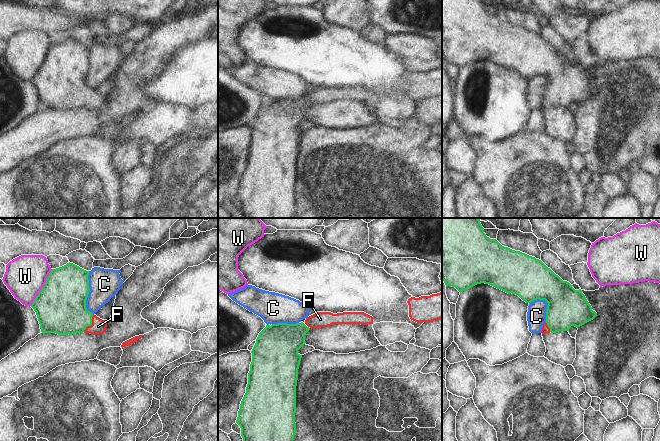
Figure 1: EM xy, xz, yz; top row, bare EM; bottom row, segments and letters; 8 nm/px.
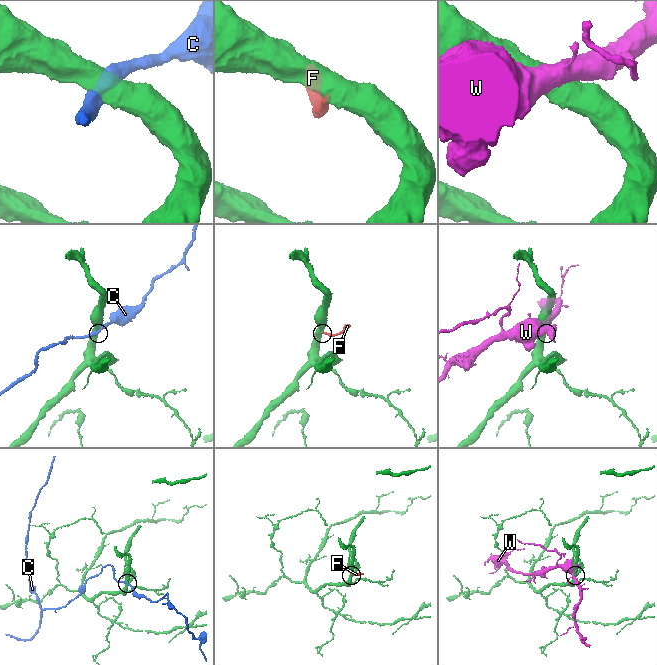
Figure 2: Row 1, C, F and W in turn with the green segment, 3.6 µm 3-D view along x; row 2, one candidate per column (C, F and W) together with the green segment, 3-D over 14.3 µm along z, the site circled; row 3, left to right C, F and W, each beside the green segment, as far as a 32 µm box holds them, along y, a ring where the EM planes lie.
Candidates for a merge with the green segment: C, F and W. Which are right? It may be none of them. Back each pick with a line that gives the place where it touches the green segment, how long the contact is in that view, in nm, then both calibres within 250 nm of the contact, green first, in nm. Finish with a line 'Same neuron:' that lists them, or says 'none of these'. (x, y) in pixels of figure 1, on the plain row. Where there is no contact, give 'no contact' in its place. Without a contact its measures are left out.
F: xy (91, 100) | 170 nm | 380/120 nm
Same neuron: F

